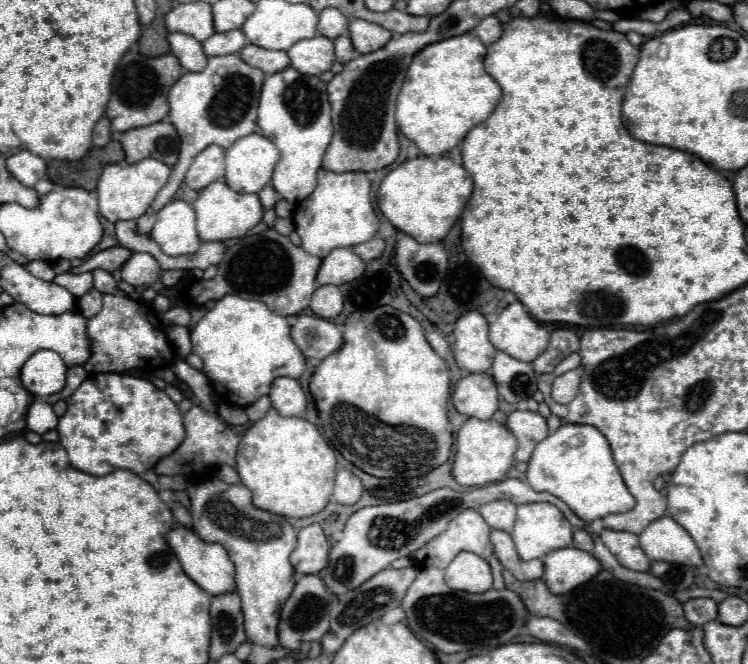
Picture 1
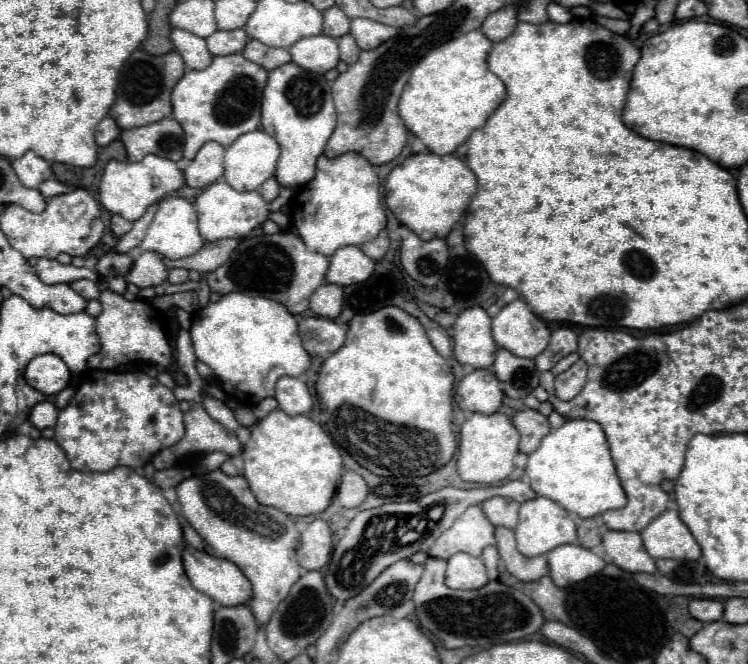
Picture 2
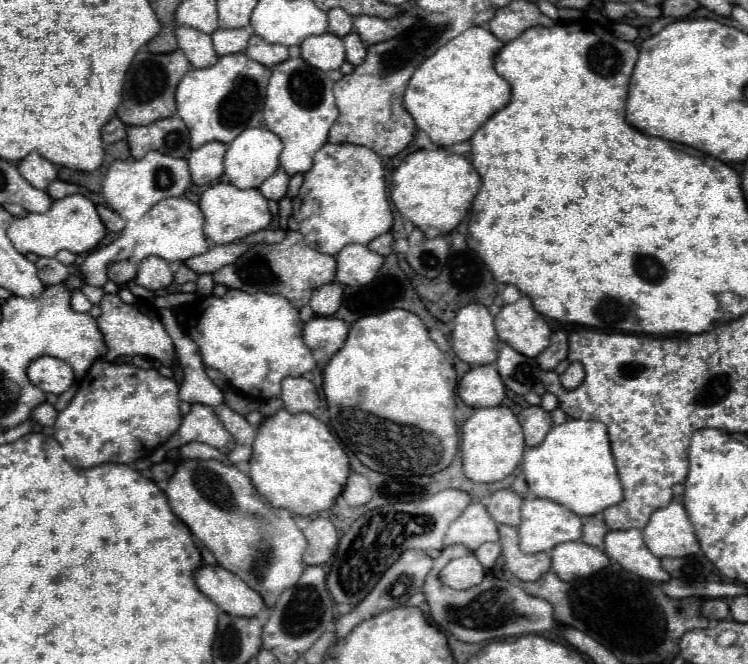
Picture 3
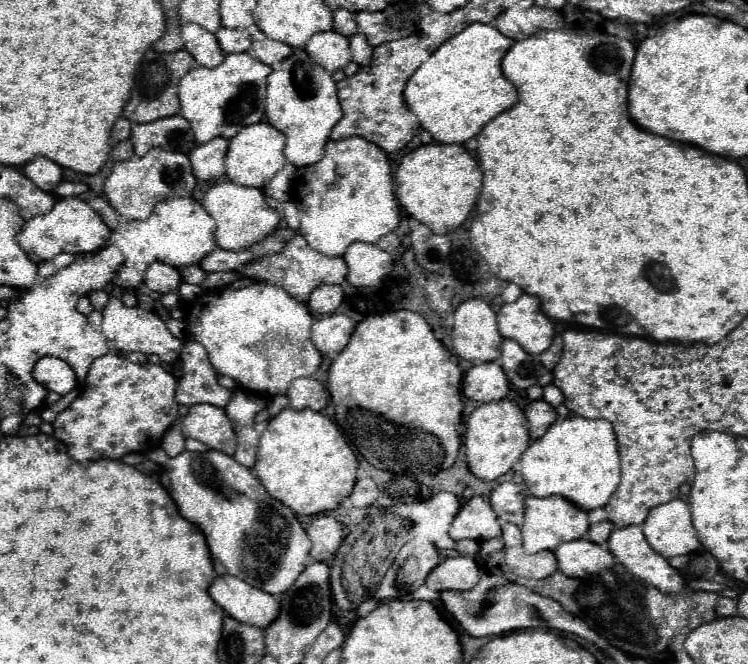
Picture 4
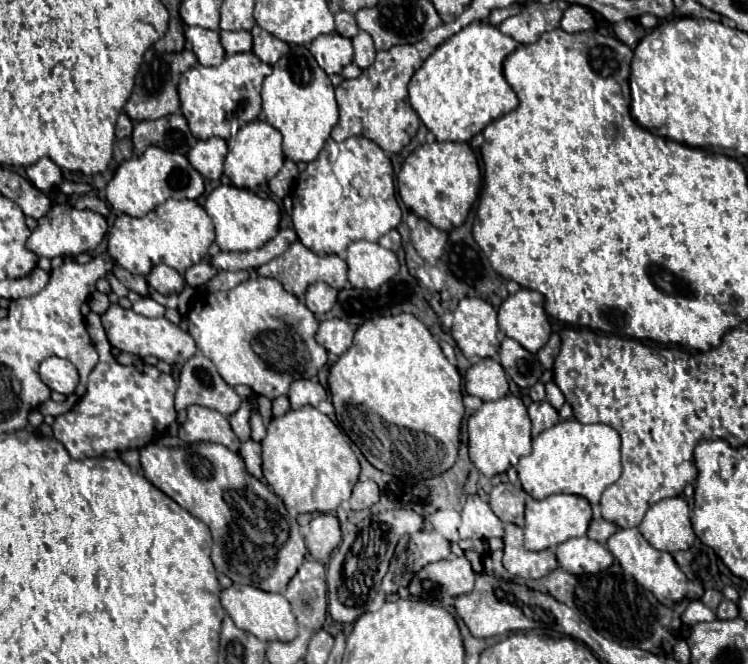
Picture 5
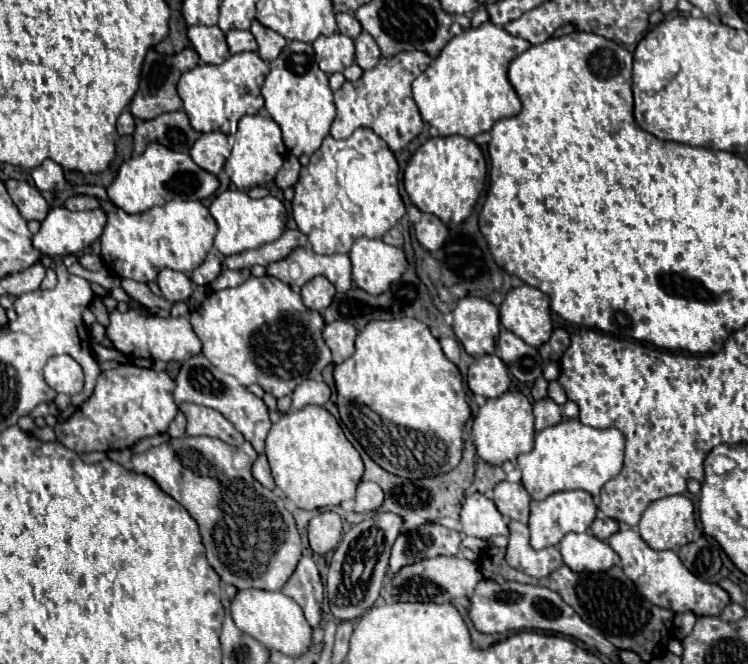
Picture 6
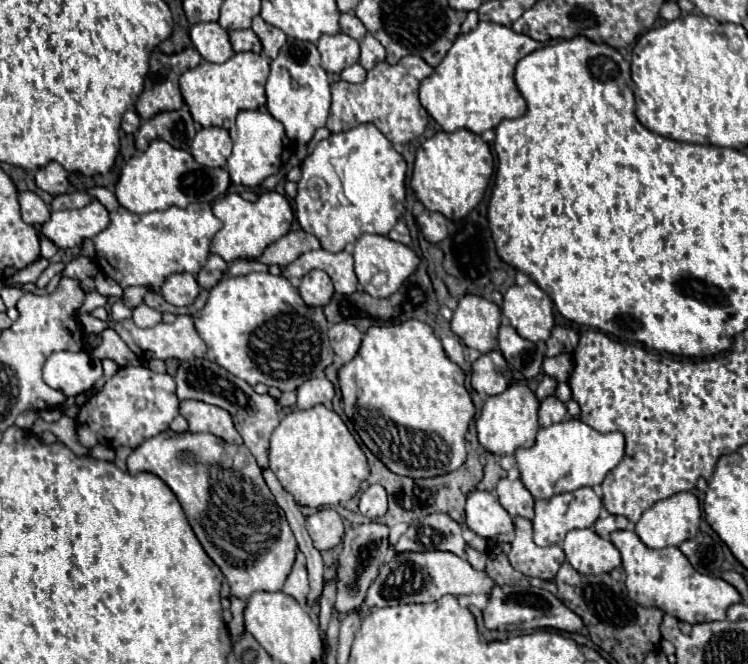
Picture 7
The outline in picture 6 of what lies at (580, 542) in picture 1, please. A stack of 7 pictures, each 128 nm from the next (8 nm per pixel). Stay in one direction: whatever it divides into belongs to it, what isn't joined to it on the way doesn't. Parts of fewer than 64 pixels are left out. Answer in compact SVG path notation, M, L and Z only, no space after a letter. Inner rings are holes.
M596 518L594 522L592 522L592 526L590 526L590 532L596 536L596 538L600 538L600 540L608 540L614 532L618 532L620 530L620 524L616 522L616 520L612 520L612 518Z

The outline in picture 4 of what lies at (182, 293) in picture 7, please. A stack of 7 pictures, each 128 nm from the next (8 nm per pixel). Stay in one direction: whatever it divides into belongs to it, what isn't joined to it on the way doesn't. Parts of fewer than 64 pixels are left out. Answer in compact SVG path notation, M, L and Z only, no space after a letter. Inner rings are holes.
M152 262L146 270L144 270L144 286L148 290L166 294L170 290L176 290L176 286L180 284L180 276L178 270L170 264L160 264L160 262Z

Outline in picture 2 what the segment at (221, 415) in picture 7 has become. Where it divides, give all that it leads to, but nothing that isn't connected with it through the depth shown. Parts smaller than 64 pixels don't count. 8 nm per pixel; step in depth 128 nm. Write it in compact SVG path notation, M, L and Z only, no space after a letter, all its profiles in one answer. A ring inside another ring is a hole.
M196 402L190 406L190 410L184 414L184 426L186 426L184 438L180 442L176 442L174 446L160 450L152 458L152 466L156 470L174 466L174 462L188 452L210 454L210 452L220 450L230 456L240 454L240 442L238 442L236 434L230 432L228 428L224 428L214 418L210 418L202 404Z

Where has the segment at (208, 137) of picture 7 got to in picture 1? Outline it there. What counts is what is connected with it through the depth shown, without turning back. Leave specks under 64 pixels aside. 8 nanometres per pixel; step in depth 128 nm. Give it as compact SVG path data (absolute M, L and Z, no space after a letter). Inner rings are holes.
M210 144L204 148L192 162L190 170L186 172L184 182L192 190L202 190L208 184L220 180L224 176L224 148Z

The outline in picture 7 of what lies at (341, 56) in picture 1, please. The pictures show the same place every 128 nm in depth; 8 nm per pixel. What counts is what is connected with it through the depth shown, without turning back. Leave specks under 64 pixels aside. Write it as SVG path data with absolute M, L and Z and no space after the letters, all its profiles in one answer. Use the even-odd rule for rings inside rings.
M366 34L364 40L360 40L360 64L366 70L372 70L376 64L384 62L384 58L386 58L384 46L372 34Z

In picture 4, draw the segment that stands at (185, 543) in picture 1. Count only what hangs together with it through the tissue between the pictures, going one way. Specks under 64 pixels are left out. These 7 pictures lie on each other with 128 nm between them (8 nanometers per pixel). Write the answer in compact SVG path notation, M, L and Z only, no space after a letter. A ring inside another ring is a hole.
M230 574L216 576L208 588L212 600L232 618L266 628L278 614L278 600Z

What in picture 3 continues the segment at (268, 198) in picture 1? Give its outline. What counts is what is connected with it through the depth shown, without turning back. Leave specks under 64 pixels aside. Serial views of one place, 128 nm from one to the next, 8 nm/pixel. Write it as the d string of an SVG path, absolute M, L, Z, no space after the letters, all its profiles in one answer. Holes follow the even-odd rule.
M278 168L278 172L276 174L272 174L262 186L260 186L260 192L268 198L268 200L282 200L284 196L286 196L286 192L288 192L288 182L290 182L290 176L282 170L282 168Z

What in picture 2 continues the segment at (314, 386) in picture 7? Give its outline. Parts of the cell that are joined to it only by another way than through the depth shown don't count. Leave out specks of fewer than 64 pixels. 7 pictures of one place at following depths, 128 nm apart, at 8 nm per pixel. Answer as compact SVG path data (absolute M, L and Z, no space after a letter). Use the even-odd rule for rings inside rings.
M284 376L276 384L276 400L284 412L290 416L308 414L312 410L312 394L302 378L290 378Z

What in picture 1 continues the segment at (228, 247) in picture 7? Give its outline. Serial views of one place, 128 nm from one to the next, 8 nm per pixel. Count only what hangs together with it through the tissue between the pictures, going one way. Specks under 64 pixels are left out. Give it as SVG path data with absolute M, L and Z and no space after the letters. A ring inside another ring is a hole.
M216 180L210 186L206 186L196 202L194 202L194 210L196 210L196 228L198 228L198 236L204 242L212 242L212 240L230 240L230 238L240 238L244 236L250 228L254 228L264 214L264 208L258 200L258 194L240 194L234 192L232 188L228 188L226 182Z

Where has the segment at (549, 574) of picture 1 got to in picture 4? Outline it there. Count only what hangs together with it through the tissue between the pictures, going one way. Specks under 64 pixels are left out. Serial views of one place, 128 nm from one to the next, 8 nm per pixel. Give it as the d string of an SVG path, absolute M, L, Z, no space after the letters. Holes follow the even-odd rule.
M586 538L564 542L554 552L558 560L558 570L570 578L594 574L612 564L612 554L600 544L594 544Z

